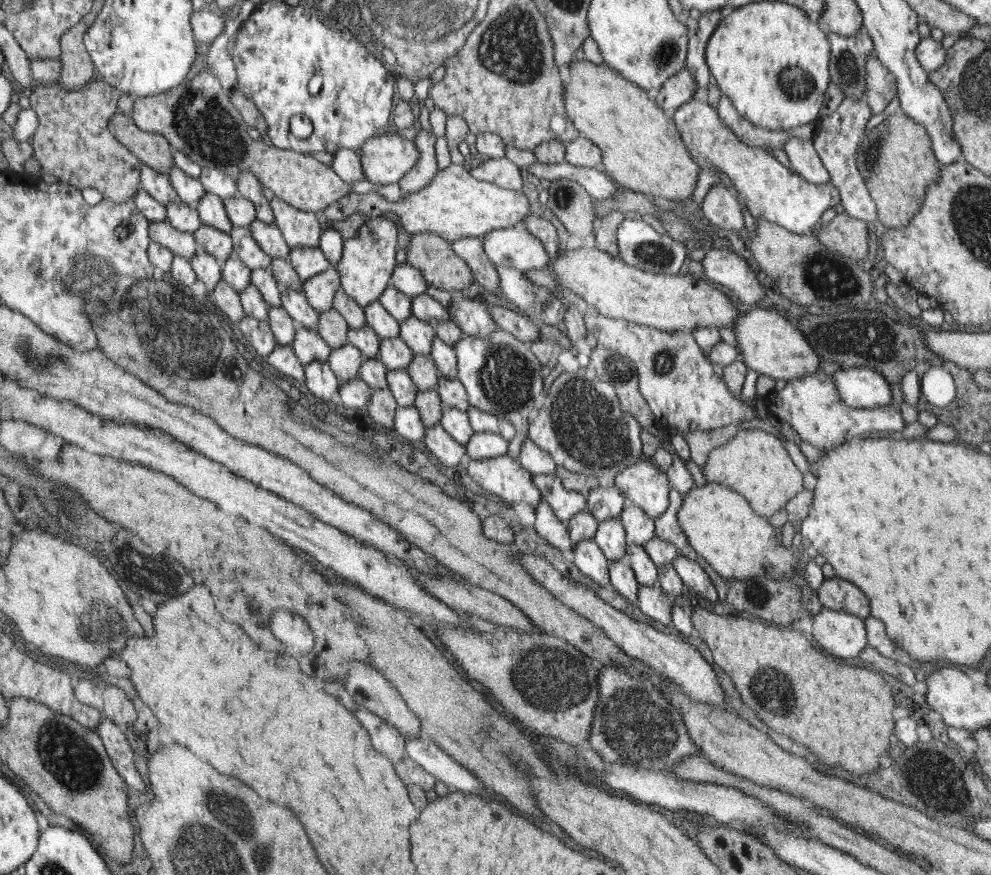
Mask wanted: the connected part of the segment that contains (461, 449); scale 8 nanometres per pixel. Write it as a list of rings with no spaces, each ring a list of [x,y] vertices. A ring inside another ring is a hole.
[[[440,424],[426,428],[423,440],[429,452],[446,466],[460,464],[462,456],[467,452],[465,445],[456,442]]]

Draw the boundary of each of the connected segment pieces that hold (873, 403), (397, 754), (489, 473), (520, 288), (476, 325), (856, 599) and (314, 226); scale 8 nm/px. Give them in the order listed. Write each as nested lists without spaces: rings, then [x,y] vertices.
[[[841,367],[832,376],[841,401],[852,408],[876,408],[893,402],[889,382],[876,370]]]
[[[358,704],[356,716],[361,725],[370,732],[372,746],[378,752],[382,752],[384,756],[388,756],[394,762],[399,762],[400,758],[407,757],[405,754],[406,737],[394,725],[388,724],[382,717]]]
[[[508,454],[482,460],[470,459],[467,472],[494,502],[506,500],[514,505],[525,502],[535,509],[542,500],[541,492],[532,482],[531,472]]]
[[[506,265],[496,266],[501,297],[510,300],[516,310],[540,325],[554,325],[564,320],[563,307],[554,290],[537,286],[527,279],[525,271]]]
[[[454,294],[447,311],[449,320],[455,322],[466,335],[487,337],[498,329],[488,306],[481,299]]]
[[[825,579],[817,589],[817,595],[824,609],[852,614],[864,620],[871,617],[868,597],[848,580]]]
[[[270,194],[270,204],[275,210],[276,226],[281,230],[284,240],[289,248],[318,247],[320,244],[320,224],[314,214],[308,214],[303,210],[293,208],[279,196]]]

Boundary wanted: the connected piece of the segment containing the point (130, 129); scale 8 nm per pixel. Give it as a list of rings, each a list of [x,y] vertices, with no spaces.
[[[117,113],[116,117],[110,120],[112,134],[119,142],[131,150],[140,160],[144,161],[150,168],[161,173],[168,173],[173,168],[172,152],[167,138],[160,134],[144,132],[135,125],[130,116]]]

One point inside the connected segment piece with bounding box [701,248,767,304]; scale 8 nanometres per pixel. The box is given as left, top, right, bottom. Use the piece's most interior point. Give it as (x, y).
(728, 268)

